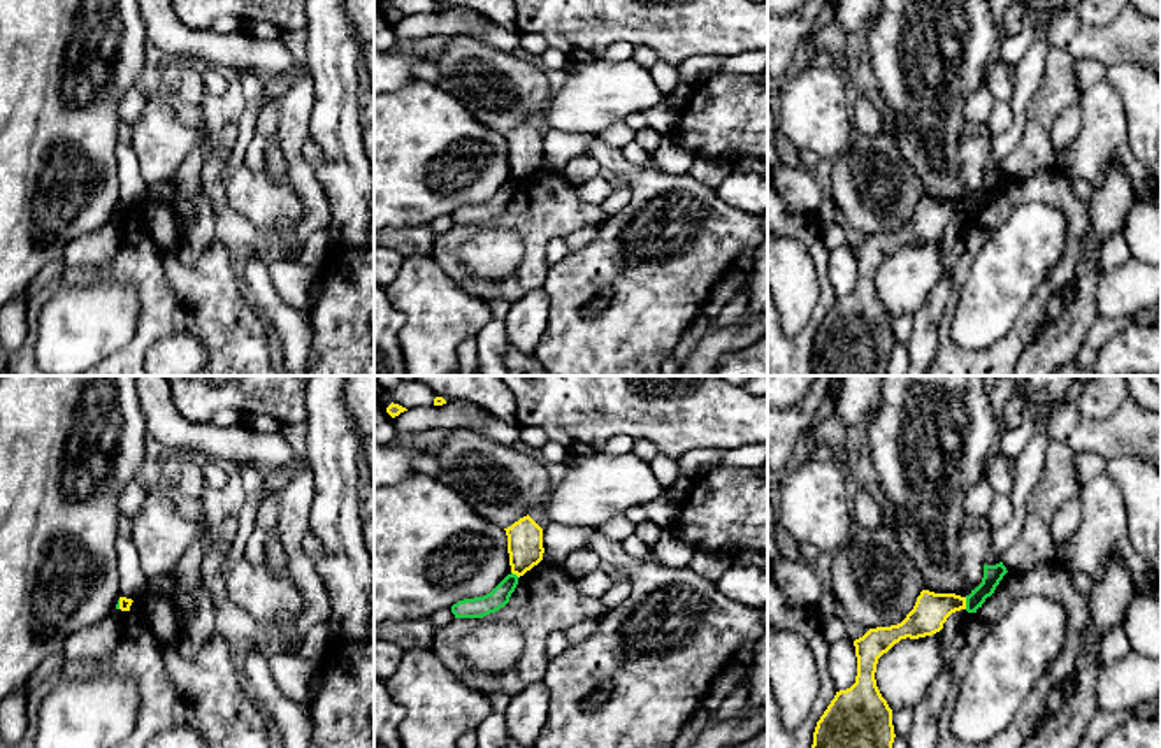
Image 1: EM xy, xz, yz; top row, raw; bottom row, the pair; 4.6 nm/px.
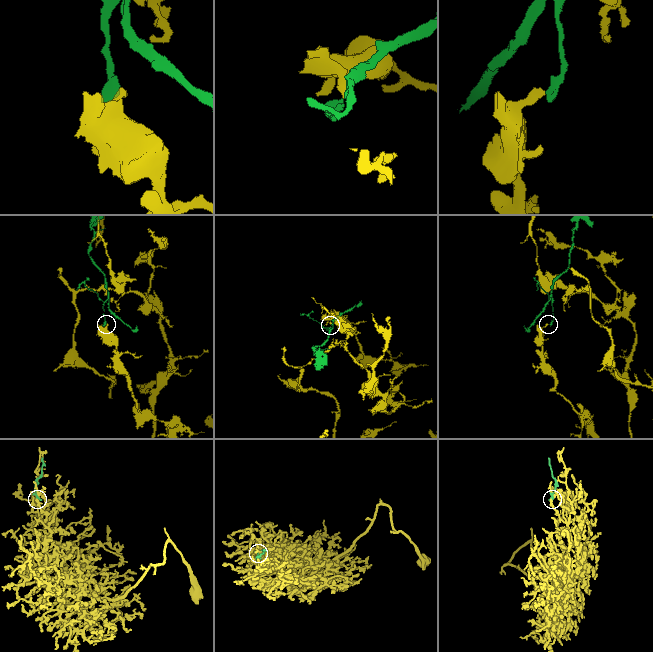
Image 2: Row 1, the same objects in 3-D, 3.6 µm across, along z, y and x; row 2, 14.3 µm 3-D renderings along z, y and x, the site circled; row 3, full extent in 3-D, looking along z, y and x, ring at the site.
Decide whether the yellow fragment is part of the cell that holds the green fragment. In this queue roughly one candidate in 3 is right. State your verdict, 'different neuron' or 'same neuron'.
different neuron

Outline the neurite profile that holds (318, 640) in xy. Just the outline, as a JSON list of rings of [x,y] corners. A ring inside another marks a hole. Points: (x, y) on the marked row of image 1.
[[[327,623],[314,625],[306,632],[299,653],[306,658],[323,660],[332,641],[334,634]]]

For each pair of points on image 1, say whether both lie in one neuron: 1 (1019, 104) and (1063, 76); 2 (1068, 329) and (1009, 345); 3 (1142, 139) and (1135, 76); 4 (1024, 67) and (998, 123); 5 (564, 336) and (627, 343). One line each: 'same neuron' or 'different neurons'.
1: different neurons
2: different neurons
3: same neuron
4: different neurons
5: same neuron

